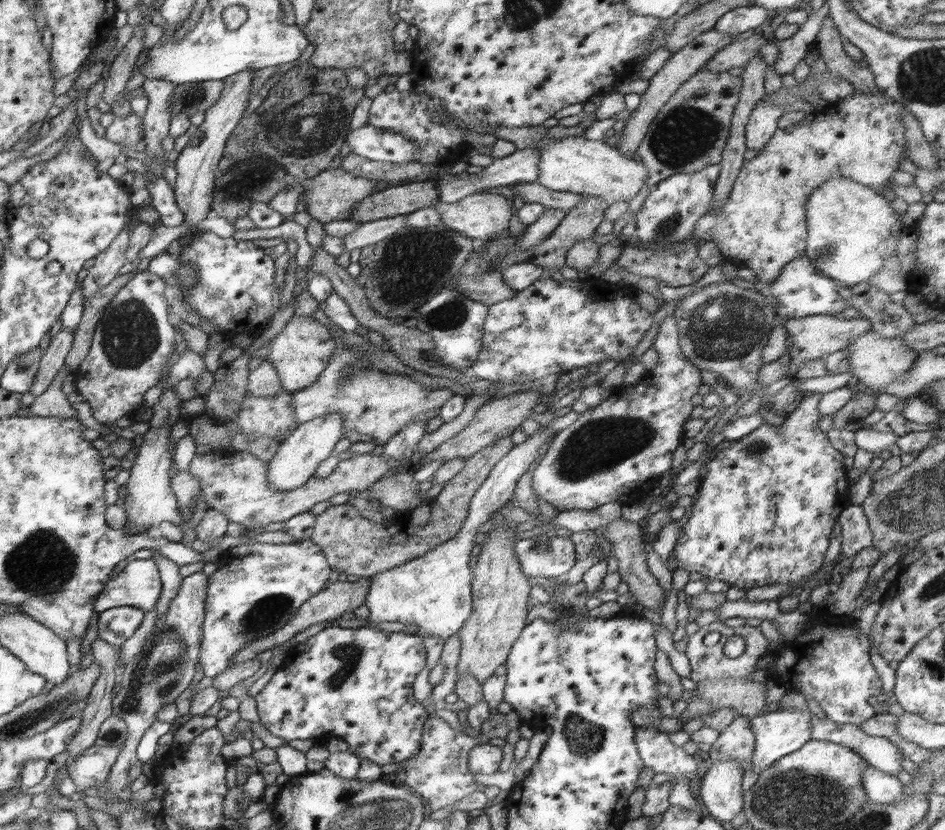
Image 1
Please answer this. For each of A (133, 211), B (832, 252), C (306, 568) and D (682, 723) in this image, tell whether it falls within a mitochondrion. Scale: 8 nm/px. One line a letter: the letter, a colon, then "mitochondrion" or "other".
A: other
B: mitochondrion
C: other
D: other

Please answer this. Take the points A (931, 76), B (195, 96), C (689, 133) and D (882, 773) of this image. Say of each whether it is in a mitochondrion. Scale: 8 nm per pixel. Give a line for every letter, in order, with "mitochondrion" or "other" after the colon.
A: mitochondrion
B: mitochondrion
C: mitochondrion
D: other

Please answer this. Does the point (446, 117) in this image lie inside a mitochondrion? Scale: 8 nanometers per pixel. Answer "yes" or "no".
no

